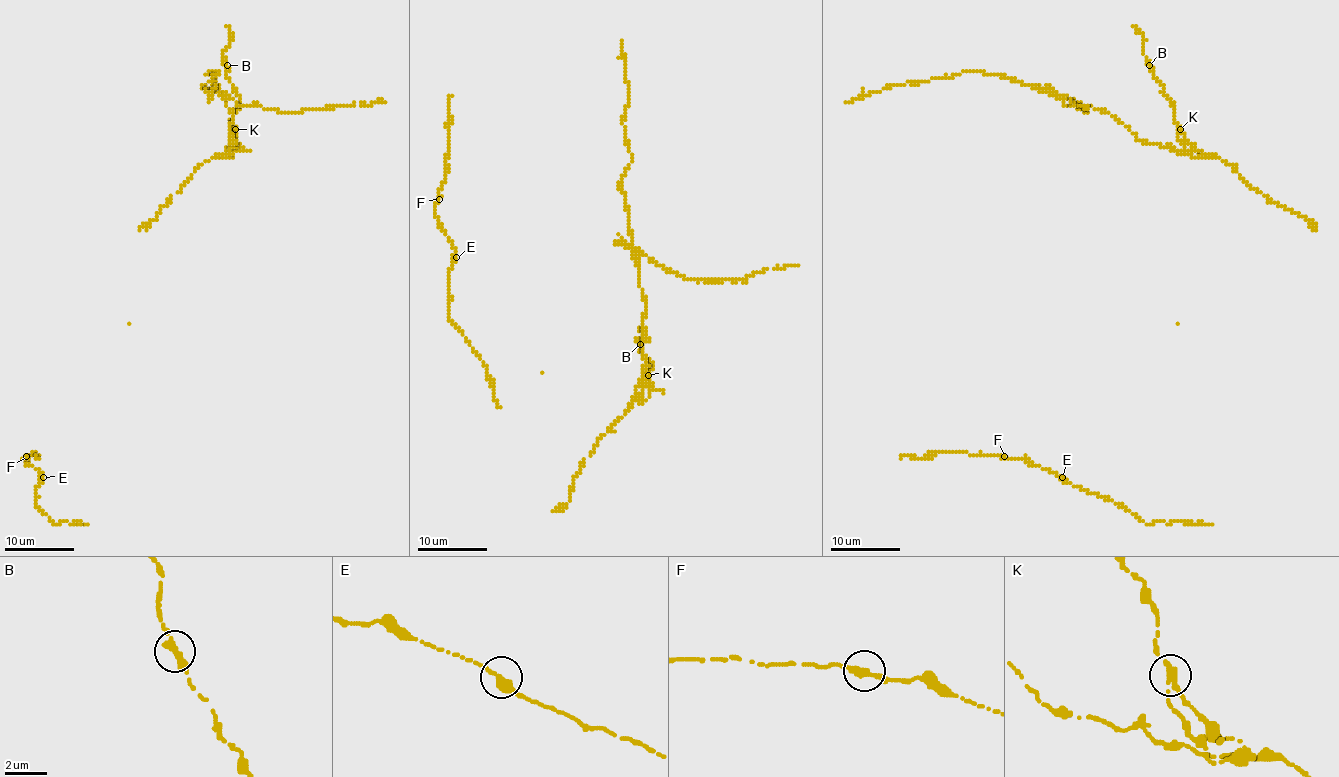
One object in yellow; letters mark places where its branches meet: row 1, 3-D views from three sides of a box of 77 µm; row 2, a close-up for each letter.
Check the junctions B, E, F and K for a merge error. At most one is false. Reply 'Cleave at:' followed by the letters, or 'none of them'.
Cleave at: K

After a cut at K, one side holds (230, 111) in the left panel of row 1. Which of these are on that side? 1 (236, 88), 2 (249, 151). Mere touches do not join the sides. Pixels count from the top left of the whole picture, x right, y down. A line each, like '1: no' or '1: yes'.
1: no
2: no

